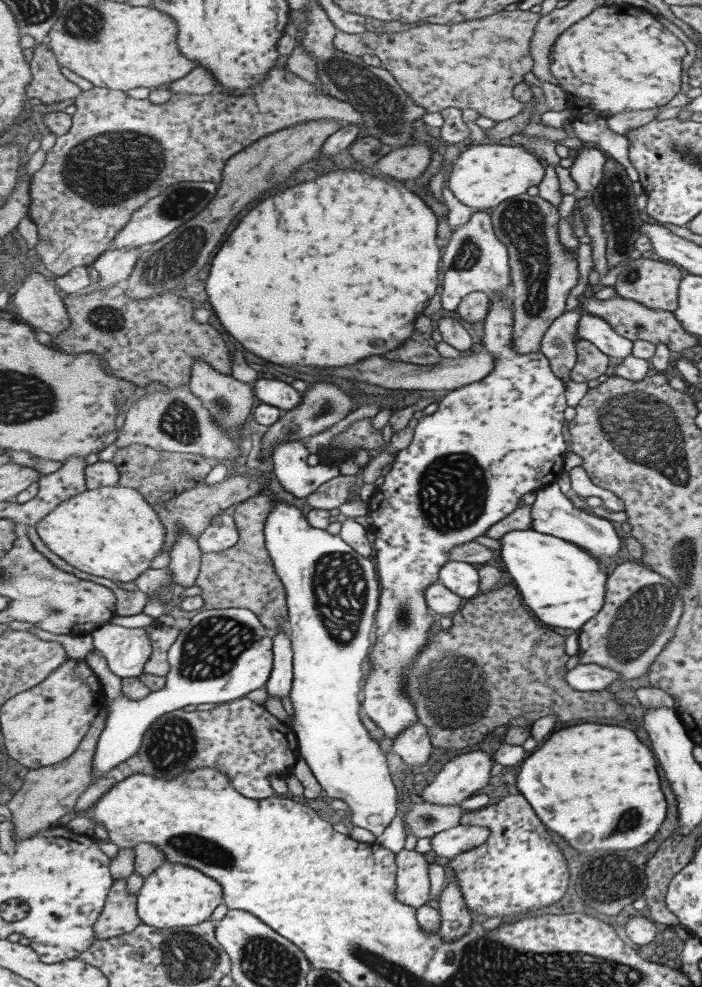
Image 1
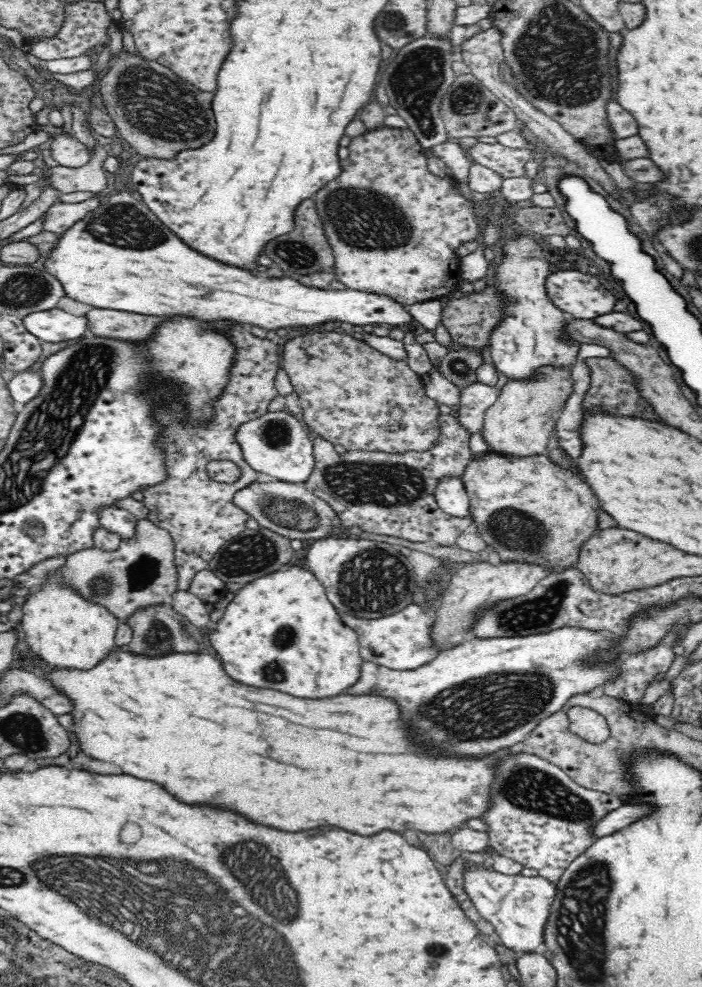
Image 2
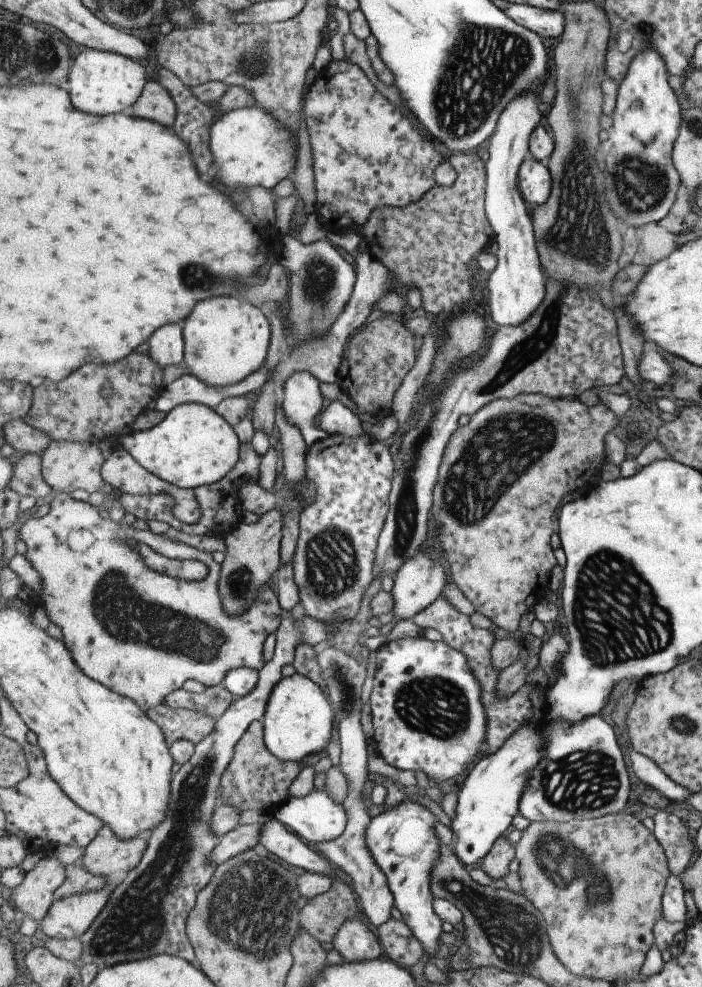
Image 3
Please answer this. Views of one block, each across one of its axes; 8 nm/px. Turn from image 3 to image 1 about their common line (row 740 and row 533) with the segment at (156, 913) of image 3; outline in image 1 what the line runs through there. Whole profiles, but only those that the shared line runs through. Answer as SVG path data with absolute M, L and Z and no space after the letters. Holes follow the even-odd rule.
M225 512L213 518L209 528L199 538L203 552L225 552L237 546L241 540L241 532L233 512Z

